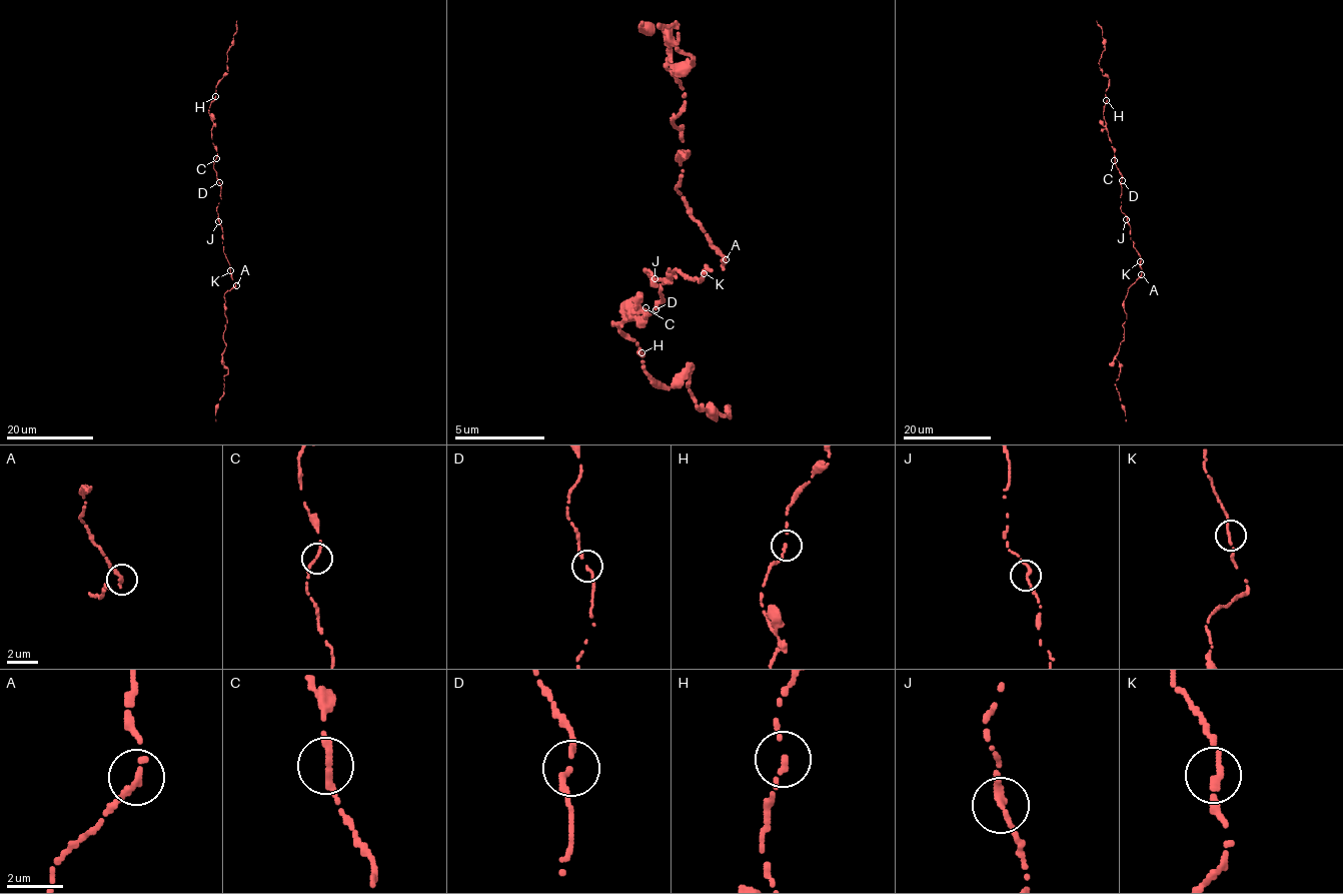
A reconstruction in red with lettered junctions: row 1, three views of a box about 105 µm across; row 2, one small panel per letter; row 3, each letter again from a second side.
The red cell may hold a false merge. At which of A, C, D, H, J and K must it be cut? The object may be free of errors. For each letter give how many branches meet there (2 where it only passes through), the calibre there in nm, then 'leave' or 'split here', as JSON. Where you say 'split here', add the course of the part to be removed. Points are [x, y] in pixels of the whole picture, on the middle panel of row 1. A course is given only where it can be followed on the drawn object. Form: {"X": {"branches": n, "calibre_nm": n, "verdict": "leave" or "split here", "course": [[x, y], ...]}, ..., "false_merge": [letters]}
{"A": {"branches": 1, "calibre_nm": 320, "verdict": "leave"}, "C": {"branches": 1, "calibre_nm": 340, "verdict": "leave"}, "D": {"branches": 2, "calibre_nm": 200, "verdict": "leave"}, "H": {"branches": 2, "calibre_nm": 180, "verdict": "leave"}, "J": {"branches": 2, "calibre_nm": 240, "verdict": "leave"}, "K": {"branches": 2, "calibre_nm": 200, "verdict": "leave"}, "false_merge": []}

